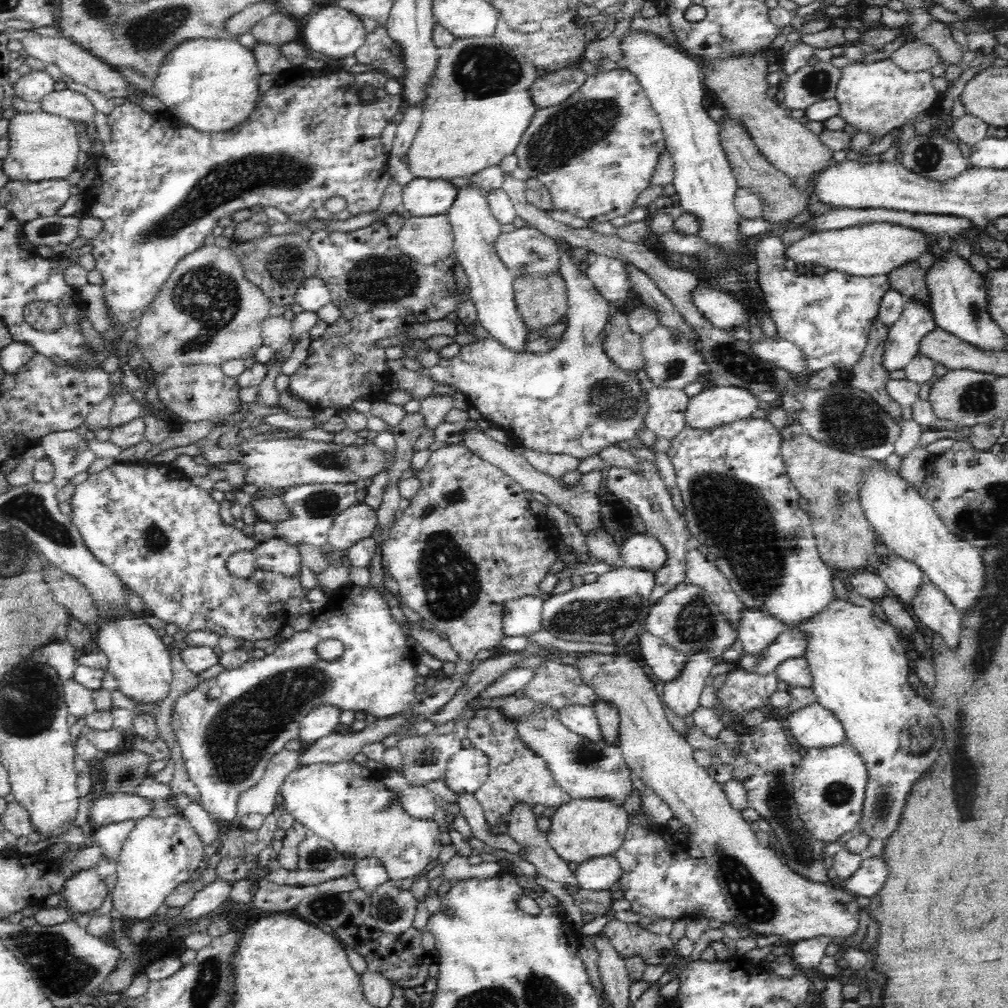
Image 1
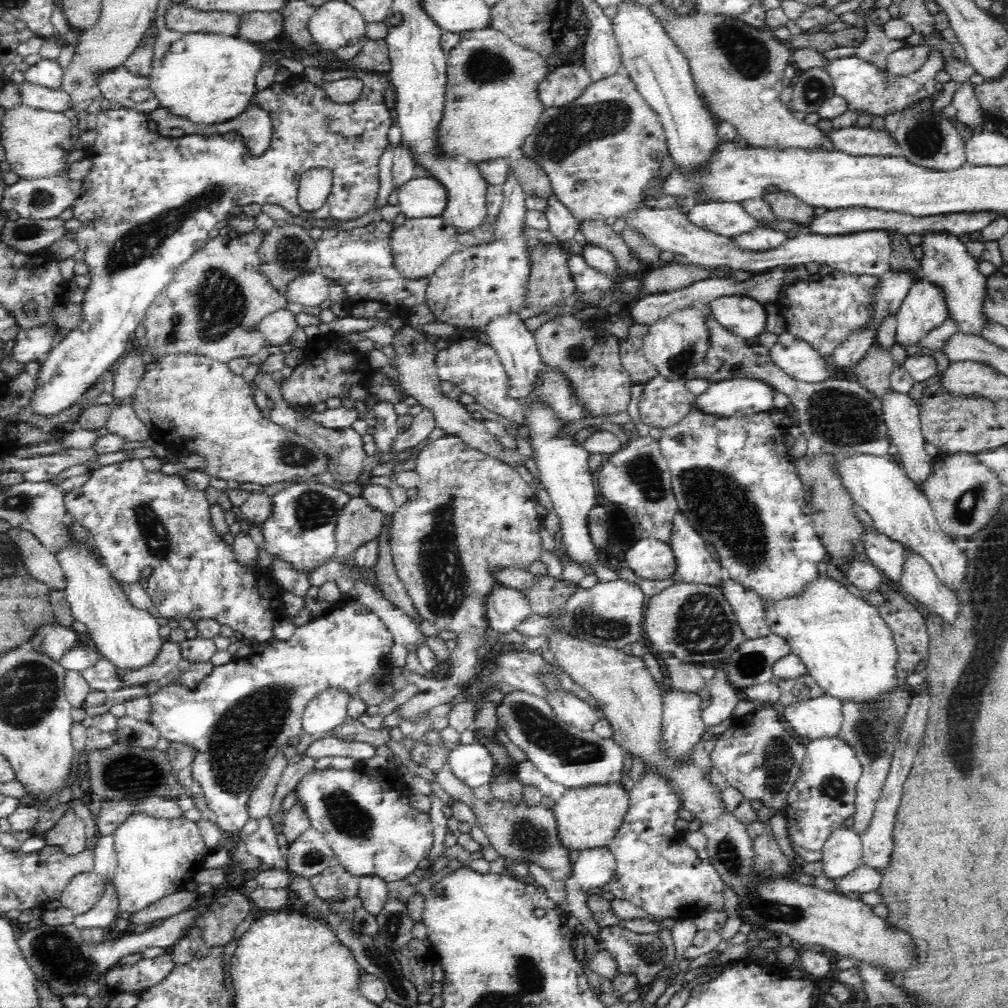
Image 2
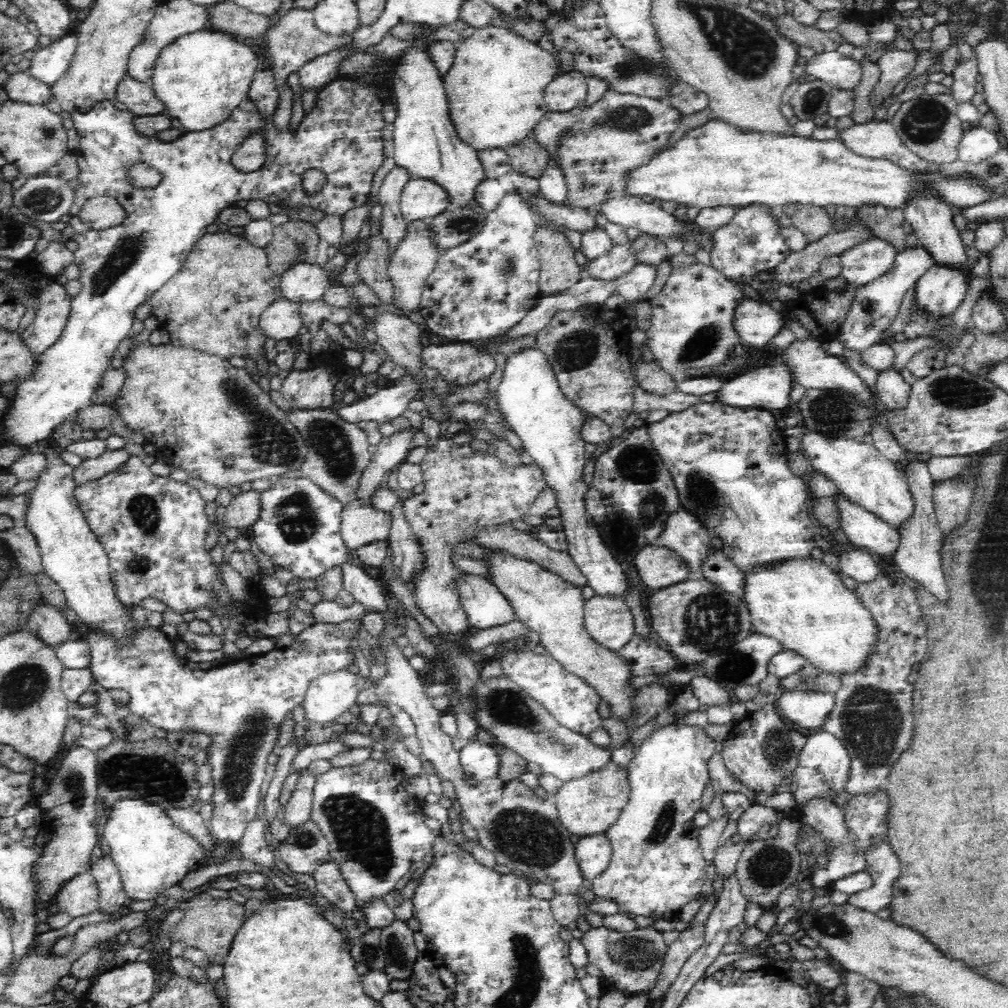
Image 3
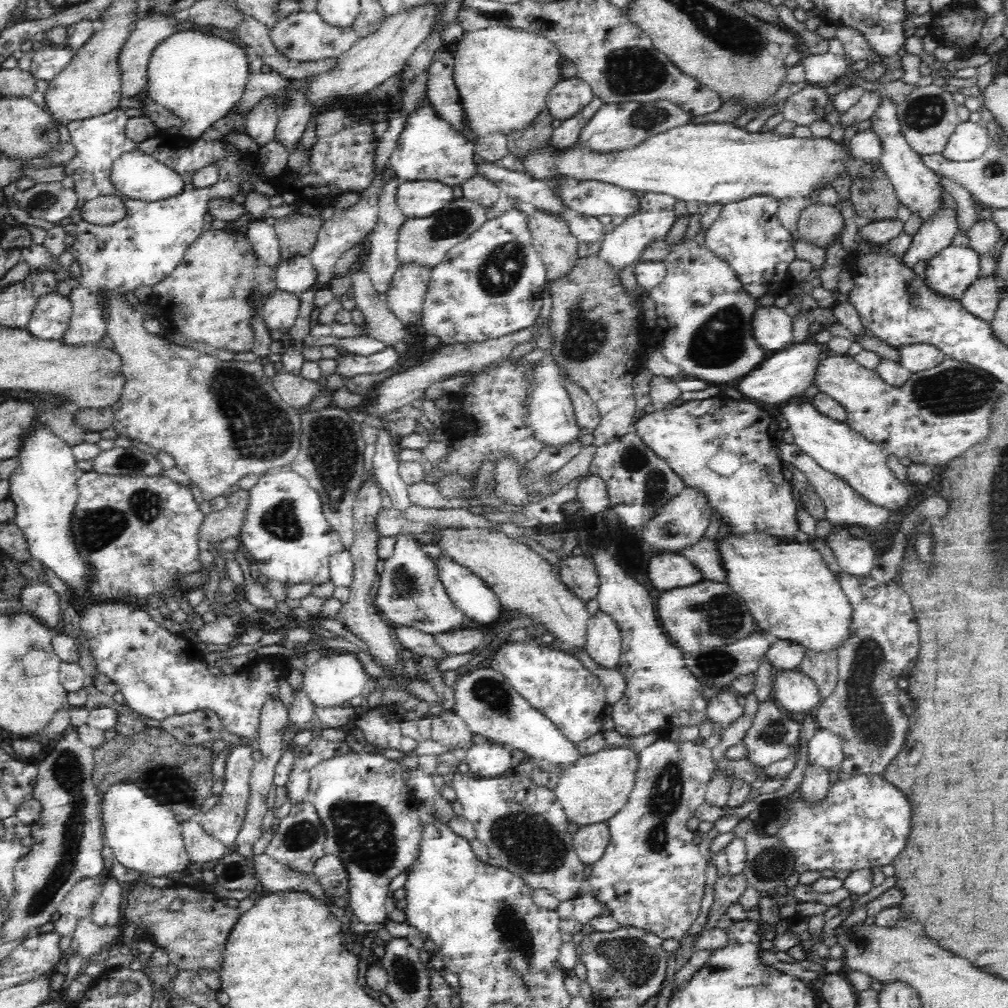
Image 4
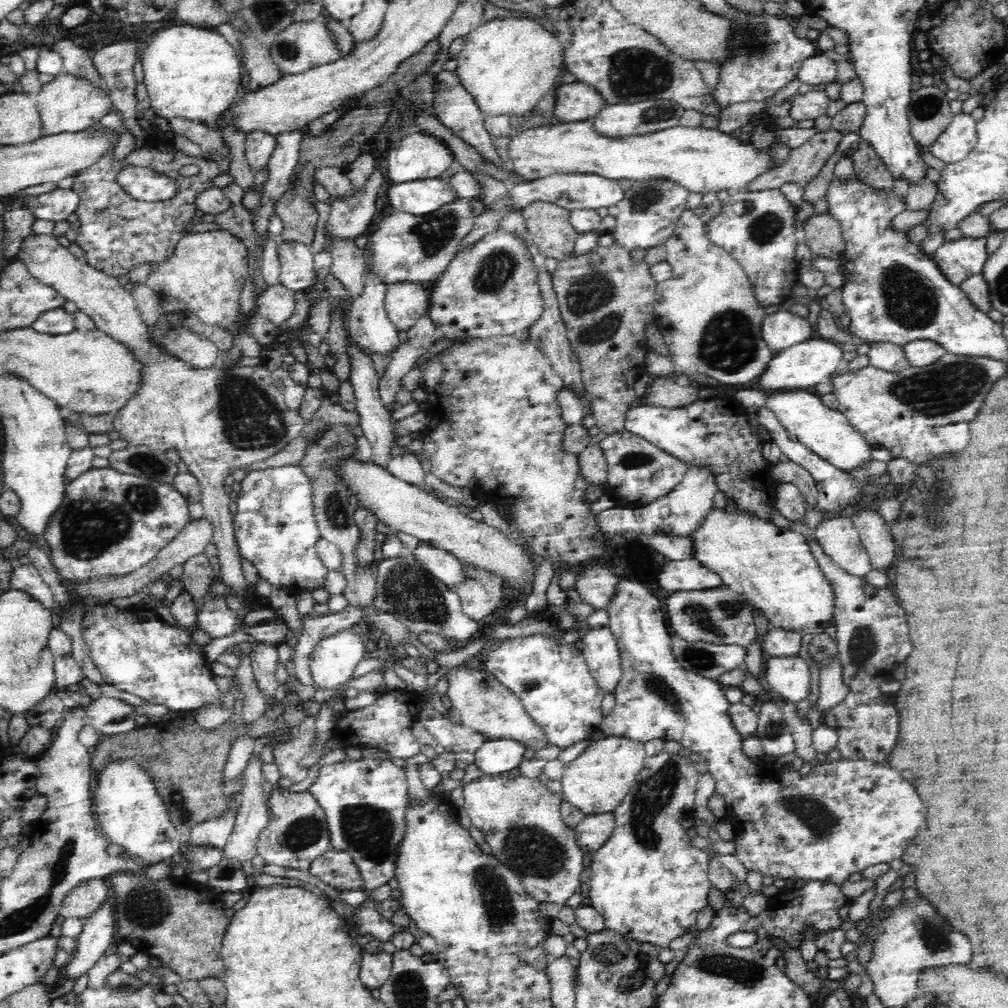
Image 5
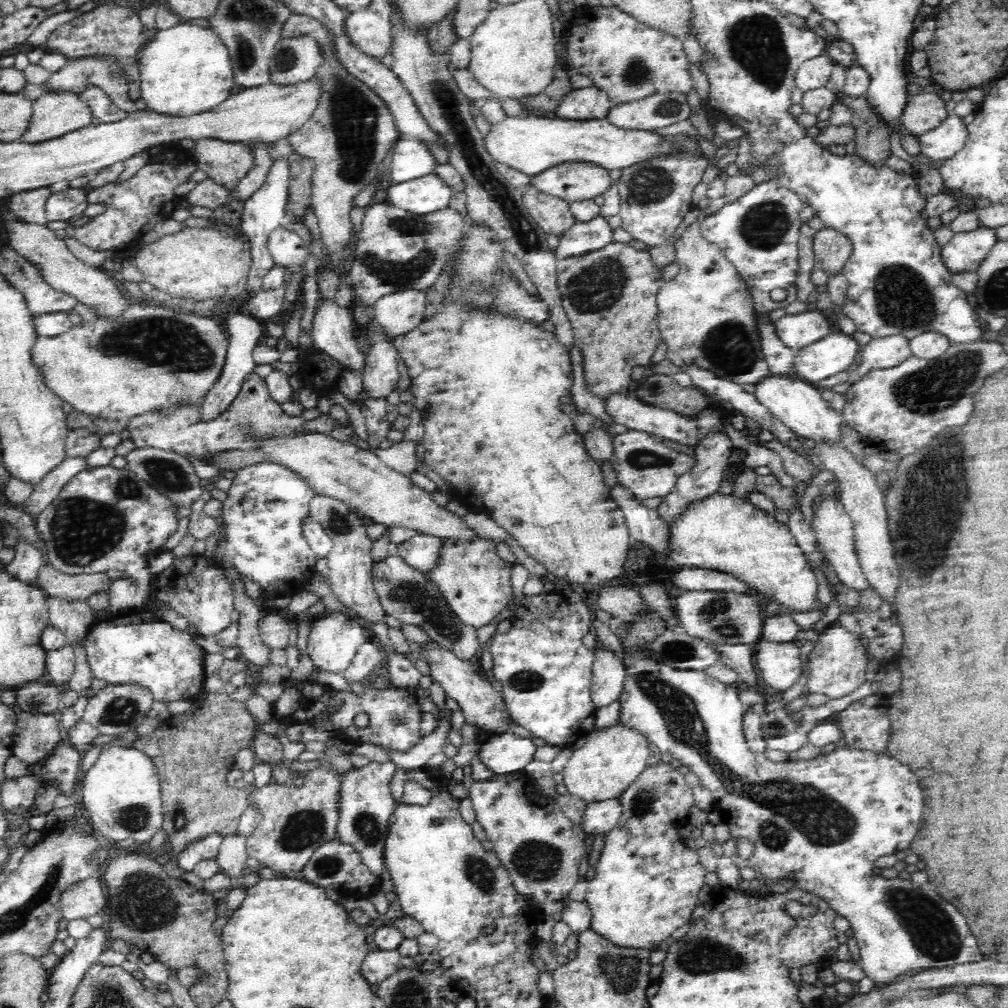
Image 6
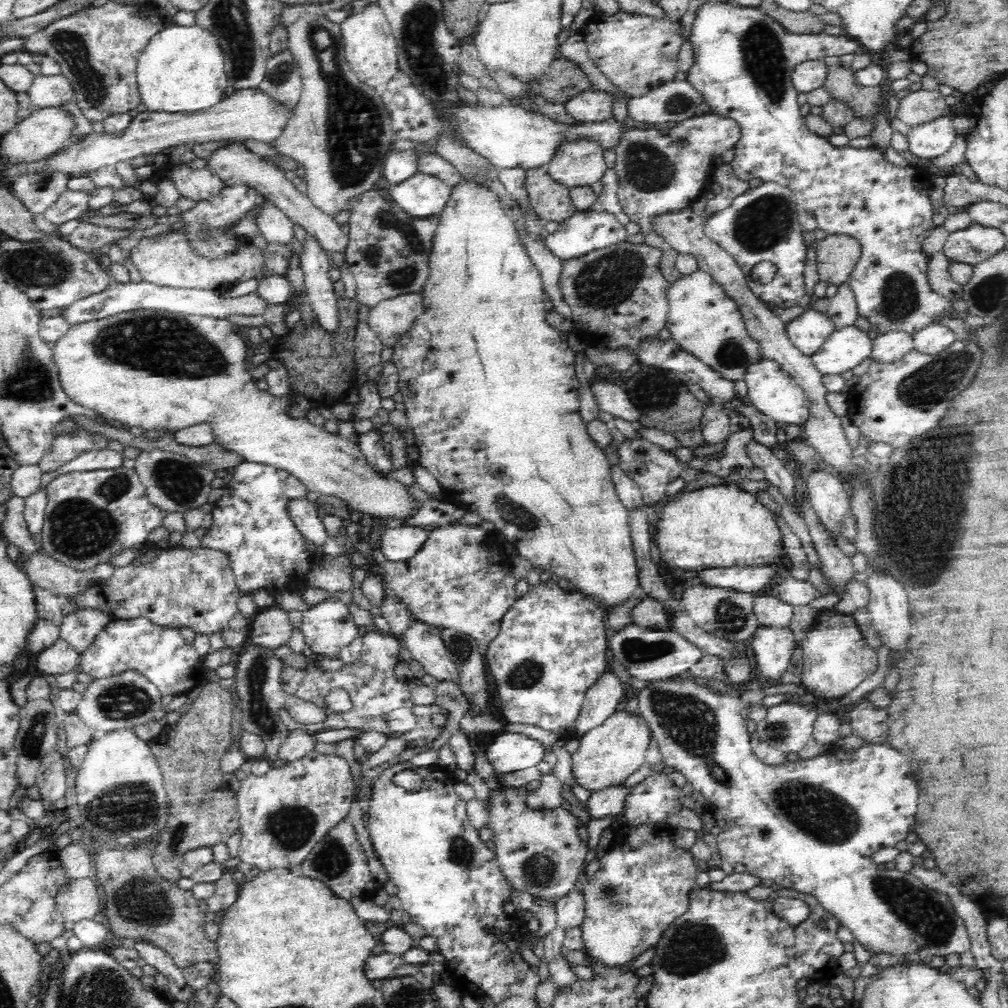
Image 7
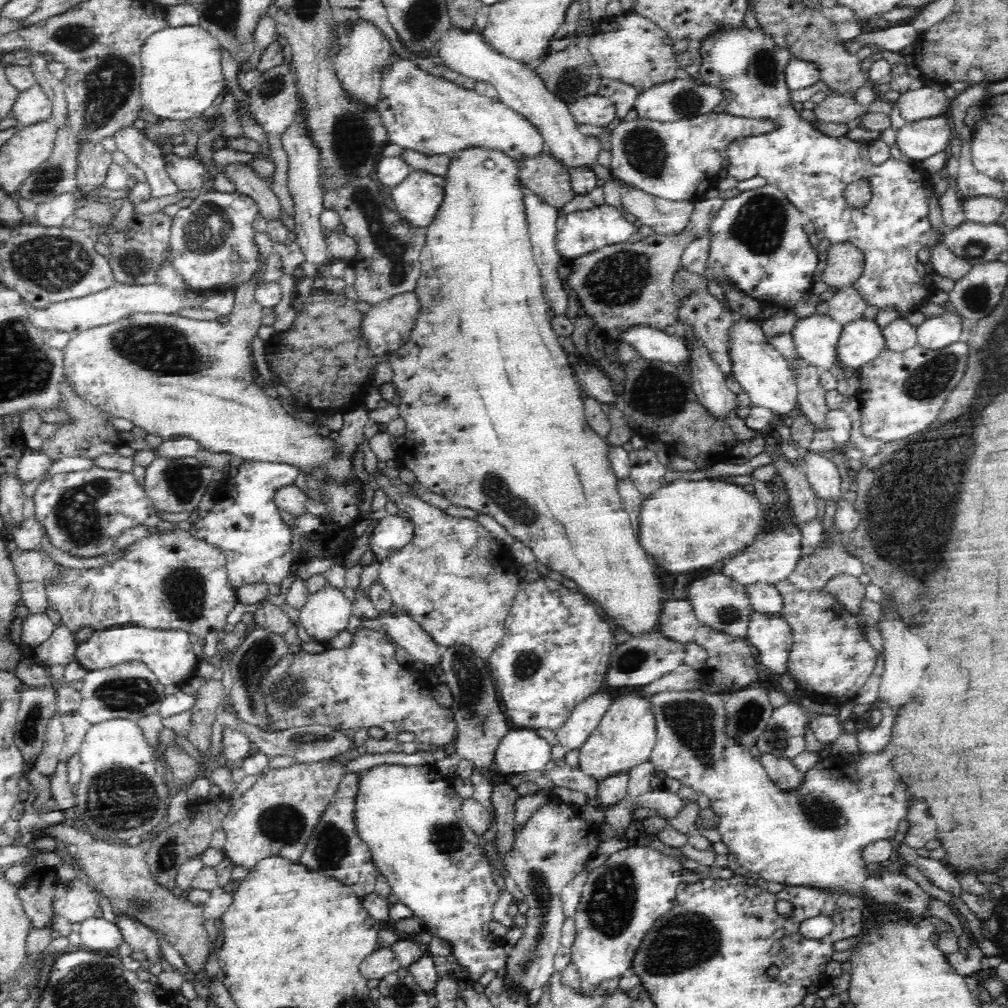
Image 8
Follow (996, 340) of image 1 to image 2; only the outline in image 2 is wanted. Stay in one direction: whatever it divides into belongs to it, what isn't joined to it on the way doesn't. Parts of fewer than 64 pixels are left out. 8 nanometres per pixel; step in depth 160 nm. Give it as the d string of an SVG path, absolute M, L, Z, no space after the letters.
M924 231L921 236L924 257L921 259L920 276L944 287L946 299L948 299L948 309L950 309L948 317L954 317L960 323L960 332L979 335L981 328L986 322L986 316L982 310L983 300L987 293L988 277L980 272L978 269L978 260L968 253L967 246L964 245L964 242L960 242L958 235L946 231Z

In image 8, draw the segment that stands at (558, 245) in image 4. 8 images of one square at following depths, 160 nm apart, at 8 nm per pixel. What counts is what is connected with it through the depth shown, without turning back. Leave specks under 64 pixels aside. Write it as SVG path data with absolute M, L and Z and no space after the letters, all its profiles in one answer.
M538 154L519 163L522 185L556 210L575 195L569 168L551 154Z

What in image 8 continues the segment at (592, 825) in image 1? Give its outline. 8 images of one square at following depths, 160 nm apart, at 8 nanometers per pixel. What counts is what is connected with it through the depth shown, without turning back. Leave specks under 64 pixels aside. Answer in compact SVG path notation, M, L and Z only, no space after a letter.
M630 692L614 697L602 715L598 727L579 750L578 767L600 780L649 760L657 739L657 723L649 696Z

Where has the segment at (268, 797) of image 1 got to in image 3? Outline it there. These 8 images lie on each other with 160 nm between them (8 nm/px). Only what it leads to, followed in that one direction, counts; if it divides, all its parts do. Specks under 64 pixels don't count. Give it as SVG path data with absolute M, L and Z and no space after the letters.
M255 817L250 824L248 824L243 837L239 840L238 845L242 852L243 858L252 860L256 866L268 868L270 874L280 875L278 865L276 865L276 856L274 851L268 848L268 842L264 834L266 834L267 826L258 817Z

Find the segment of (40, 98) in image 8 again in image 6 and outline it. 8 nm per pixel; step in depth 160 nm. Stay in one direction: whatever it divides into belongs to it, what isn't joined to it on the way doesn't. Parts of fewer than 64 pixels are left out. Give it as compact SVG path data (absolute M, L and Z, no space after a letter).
M82 58L67 62L64 68L51 74L41 87L43 94L71 92L82 95L86 86L101 88L116 108L128 114L137 110L135 101L126 94L121 70L113 58Z

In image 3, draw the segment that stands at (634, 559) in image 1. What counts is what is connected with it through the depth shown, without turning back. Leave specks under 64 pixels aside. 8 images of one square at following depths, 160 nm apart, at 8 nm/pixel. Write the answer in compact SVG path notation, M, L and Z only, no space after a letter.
M646 546L636 556L636 566L648 588L658 591L692 578L692 569L686 560L668 548Z

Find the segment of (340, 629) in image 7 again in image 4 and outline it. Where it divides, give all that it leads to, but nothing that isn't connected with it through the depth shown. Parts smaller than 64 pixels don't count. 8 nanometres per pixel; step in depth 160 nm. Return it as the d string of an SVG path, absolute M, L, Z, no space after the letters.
M332 649L326 656L307 666L303 672L303 689L308 693L308 698L320 707L342 706L353 697L362 694L369 676L362 662L354 653L344 650Z

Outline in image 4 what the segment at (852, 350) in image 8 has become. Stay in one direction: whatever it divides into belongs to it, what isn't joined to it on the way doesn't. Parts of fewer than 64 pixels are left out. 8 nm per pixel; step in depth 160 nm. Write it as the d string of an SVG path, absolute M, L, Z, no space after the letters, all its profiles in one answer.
M798 341L792 343L781 351L776 351L772 356L762 361L762 364L750 372L742 382L740 382L740 393L744 400L752 400L760 404L774 404L790 400L794 396L800 396L816 380L818 366L824 358L828 358L831 352L826 344L815 342Z

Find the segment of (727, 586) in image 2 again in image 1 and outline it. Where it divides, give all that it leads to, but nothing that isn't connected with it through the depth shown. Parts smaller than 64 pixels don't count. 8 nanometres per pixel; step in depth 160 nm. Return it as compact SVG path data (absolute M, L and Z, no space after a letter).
M744 606L738 618L739 641L744 653L760 654L776 637L790 629L770 612Z

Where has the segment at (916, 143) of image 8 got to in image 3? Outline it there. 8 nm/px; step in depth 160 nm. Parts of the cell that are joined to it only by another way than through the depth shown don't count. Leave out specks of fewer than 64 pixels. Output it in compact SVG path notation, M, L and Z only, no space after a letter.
M971 127L964 132L958 144L958 159L960 161L979 163L998 152L1003 145L999 134L986 130L985 127Z

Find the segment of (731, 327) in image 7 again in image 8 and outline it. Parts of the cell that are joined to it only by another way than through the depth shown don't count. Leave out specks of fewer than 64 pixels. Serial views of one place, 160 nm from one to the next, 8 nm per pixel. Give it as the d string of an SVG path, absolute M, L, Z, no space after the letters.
M694 292L682 300L677 320L684 323L683 329L686 329L688 337L700 337L712 359L728 375L731 373L731 362L727 356L727 330L735 318L736 314L716 297L707 292Z

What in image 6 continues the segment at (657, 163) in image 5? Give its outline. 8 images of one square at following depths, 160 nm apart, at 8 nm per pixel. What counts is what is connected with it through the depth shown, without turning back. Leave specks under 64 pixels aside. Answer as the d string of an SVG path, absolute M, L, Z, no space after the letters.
M535 114L507 116L490 124L488 134L484 136L484 146L497 164L533 177L562 161L594 161L607 170L622 170L624 166L634 166L634 163L649 161L658 154L672 152L664 140L664 136L655 132L626 130L607 119L566 120Z

